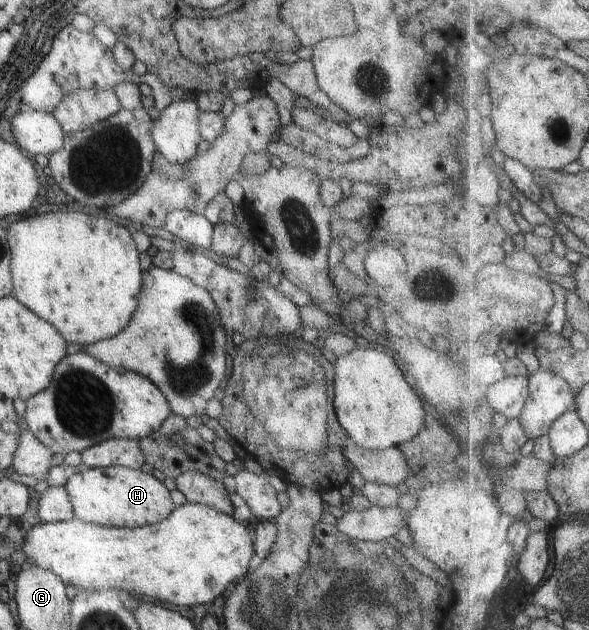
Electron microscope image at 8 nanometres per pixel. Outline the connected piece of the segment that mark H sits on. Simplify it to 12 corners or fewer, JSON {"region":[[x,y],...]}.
{"region":[[80,468],[63,484],[74,519],[141,527],[175,505],[141,469]]}

